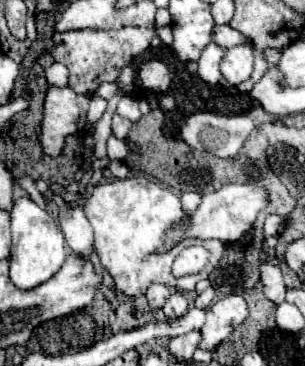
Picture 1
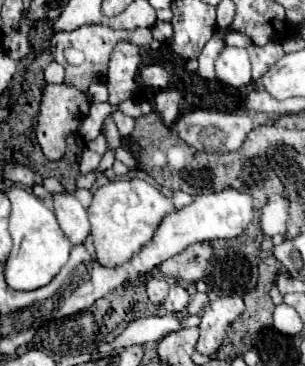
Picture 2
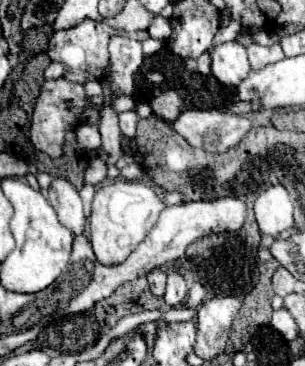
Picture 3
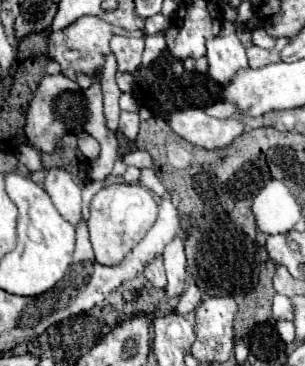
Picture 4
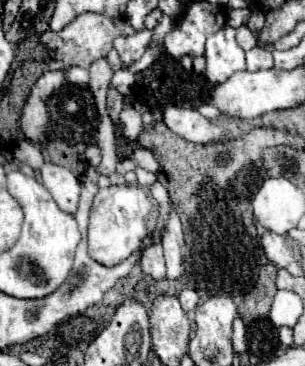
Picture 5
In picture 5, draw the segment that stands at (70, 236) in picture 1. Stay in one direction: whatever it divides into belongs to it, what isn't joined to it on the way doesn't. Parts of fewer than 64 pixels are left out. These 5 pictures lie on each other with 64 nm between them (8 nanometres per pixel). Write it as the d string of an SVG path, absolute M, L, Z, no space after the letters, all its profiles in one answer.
M44 162L44 166L40 168L40 174L42 174L44 186L48 188L48 192L56 200L56 204L64 212L74 214L76 206L78 206L78 196L80 196L78 176L72 170L52 164L52 162Z

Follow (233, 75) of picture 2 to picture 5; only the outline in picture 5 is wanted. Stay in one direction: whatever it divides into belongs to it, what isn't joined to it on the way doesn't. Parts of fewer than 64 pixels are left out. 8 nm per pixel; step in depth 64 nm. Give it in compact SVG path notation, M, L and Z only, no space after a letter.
M224 26L216 34L212 34L206 40L206 70L204 76L212 84L220 84L228 80L234 72L246 70L246 60L244 60L244 50L236 44L234 40L234 28Z

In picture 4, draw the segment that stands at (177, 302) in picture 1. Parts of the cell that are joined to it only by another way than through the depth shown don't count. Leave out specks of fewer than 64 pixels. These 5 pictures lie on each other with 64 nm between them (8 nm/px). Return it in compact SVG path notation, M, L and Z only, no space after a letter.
M176 236L164 248L164 266L166 266L166 292L170 296L180 296L184 290L184 276L186 276L186 256L184 256L184 240Z

